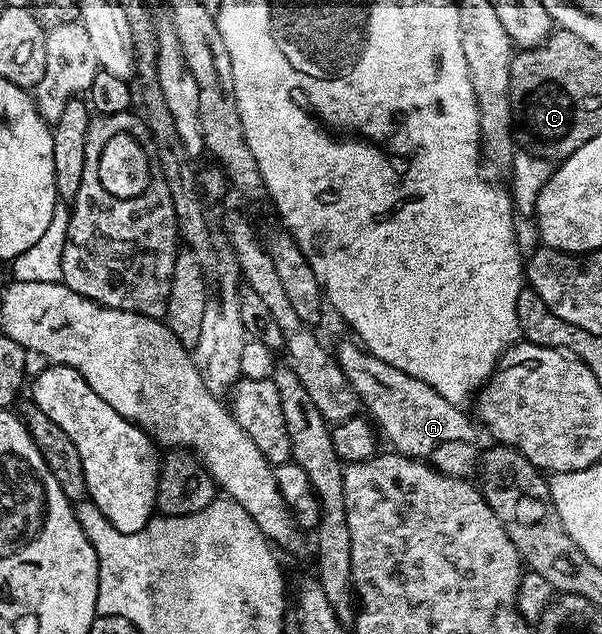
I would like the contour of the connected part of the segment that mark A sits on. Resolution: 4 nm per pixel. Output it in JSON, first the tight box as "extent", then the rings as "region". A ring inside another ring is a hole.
{"extent":[334,341,482,479],"region":[[[350,341],[335,345],[334,352],[363,408],[381,434],[385,434],[392,443],[391,448],[395,452],[425,461],[450,477],[466,479],[475,467],[477,470],[482,451],[481,445],[478,445],[477,426],[470,423],[459,406],[450,404],[429,384],[383,363],[380,358]]]}

